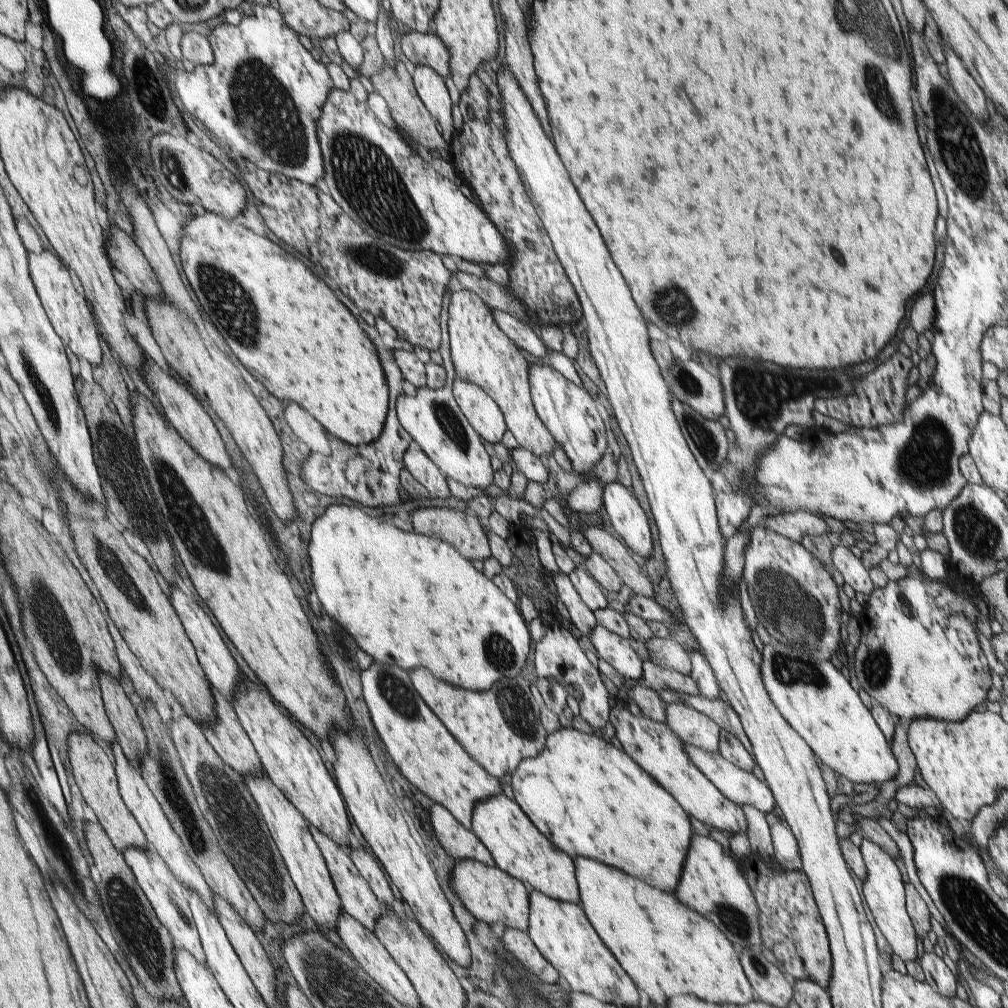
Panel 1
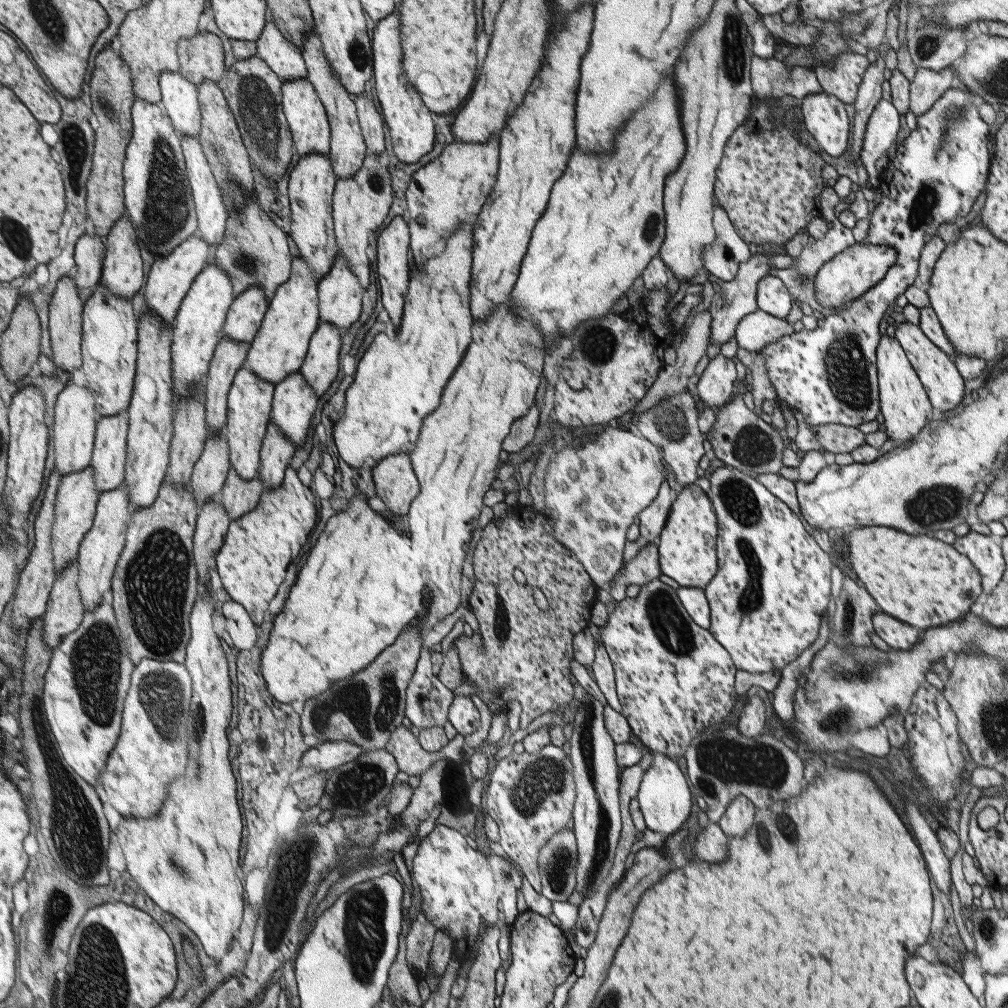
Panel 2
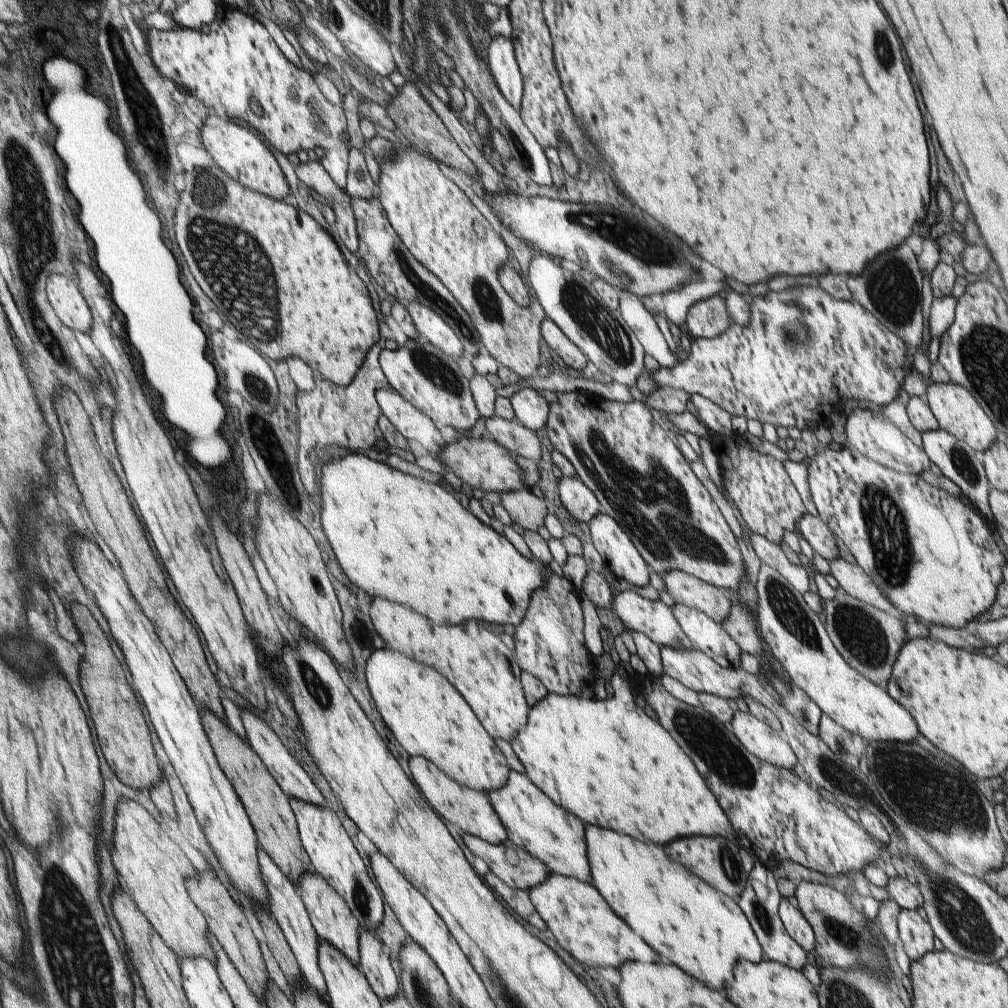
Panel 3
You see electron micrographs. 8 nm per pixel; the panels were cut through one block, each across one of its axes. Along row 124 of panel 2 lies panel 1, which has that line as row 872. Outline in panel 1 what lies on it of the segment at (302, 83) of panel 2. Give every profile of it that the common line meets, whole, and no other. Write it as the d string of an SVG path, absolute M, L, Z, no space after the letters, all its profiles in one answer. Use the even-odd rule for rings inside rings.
M266 771L262 775L247 775L244 779L260 806L261 814L268 822L268 827L272 832L272 841L280 848L281 855L284 856L292 879L304 898L304 906L308 914L317 924L325 925L336 932L338 918L343 911L342 900L337 892L336 883L333 882L324 853L313 836L310 822L286 797L286 794Z

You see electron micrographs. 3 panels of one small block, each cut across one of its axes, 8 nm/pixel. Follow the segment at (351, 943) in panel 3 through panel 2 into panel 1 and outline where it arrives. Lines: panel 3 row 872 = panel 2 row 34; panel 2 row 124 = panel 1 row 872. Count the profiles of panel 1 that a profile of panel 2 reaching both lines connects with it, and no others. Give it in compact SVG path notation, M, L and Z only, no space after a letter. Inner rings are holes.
M317 827L312 828L312 833L328 862L333 882L336 883L337 892L340 894L340 899L342 900L343 910L354 919L357 919L357 922L360 922L365 928L374 931L376 920L380 917L383 906L371 888L369 888L367 881L363 880L363 877L355 868L349 850L342 847L337 841L333 840L327 833L319 830Z

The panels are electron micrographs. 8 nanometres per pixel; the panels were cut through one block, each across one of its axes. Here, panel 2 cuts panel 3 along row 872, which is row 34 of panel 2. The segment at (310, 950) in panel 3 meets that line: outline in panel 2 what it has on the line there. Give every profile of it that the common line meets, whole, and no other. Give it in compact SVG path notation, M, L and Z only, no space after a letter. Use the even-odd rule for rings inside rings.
M268 22L263 35L257 41L258 57L261 57L284 82L308 78L308 68L301 48L289 42L277 24Z

